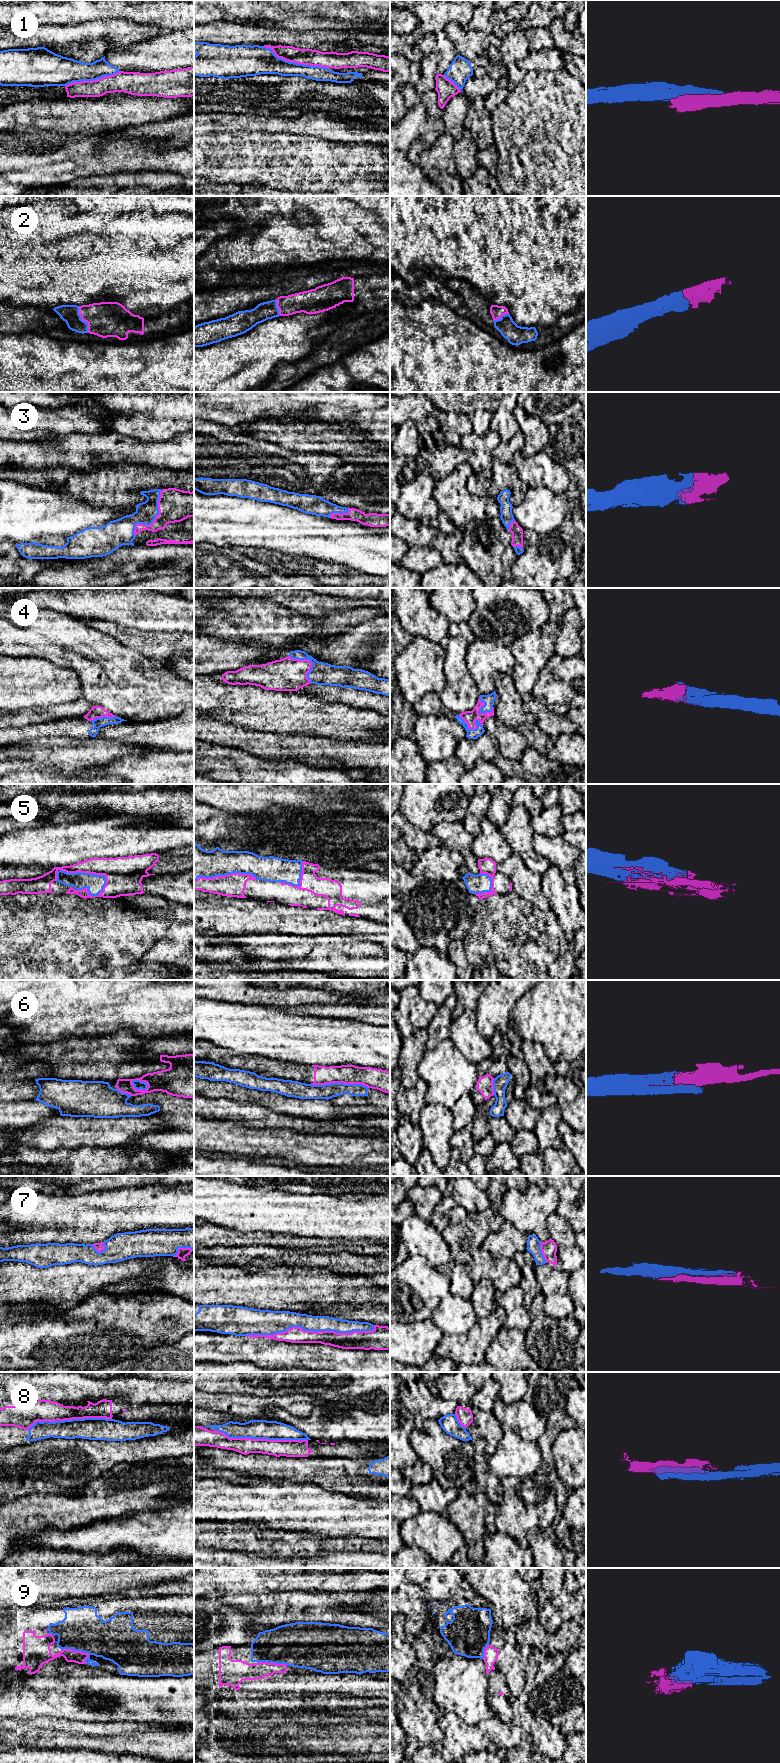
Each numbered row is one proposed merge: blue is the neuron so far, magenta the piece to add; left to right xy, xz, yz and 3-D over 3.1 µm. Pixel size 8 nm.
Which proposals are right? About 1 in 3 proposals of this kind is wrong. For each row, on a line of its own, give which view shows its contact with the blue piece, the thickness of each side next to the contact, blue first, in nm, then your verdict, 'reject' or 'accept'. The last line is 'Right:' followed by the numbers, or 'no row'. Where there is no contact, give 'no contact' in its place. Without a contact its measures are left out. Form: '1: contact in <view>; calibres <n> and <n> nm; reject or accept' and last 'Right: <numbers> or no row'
1: contact in xz; calibres 200 and 130 nm; reject
2: contact in xy; calibres 140 and 280 nm; accept
3: contact in xy; calibres 170 and 260 nm; accept
4: contact in xz; calibres 180 and 260 nm; accept
5: contact in xy; calibres 140 and 200 nm; accept
6: contact in xz; calibres 120 and 160 nm; reject
7: contact in xz; calibres 160 and 130 nm; accept
8: contact in xz; calibres 160 and 140 nm; reject
9: contact in xy; calibres 340 and 110 nm; accept
Right: 2, 3, 4, 5, 7, 9

